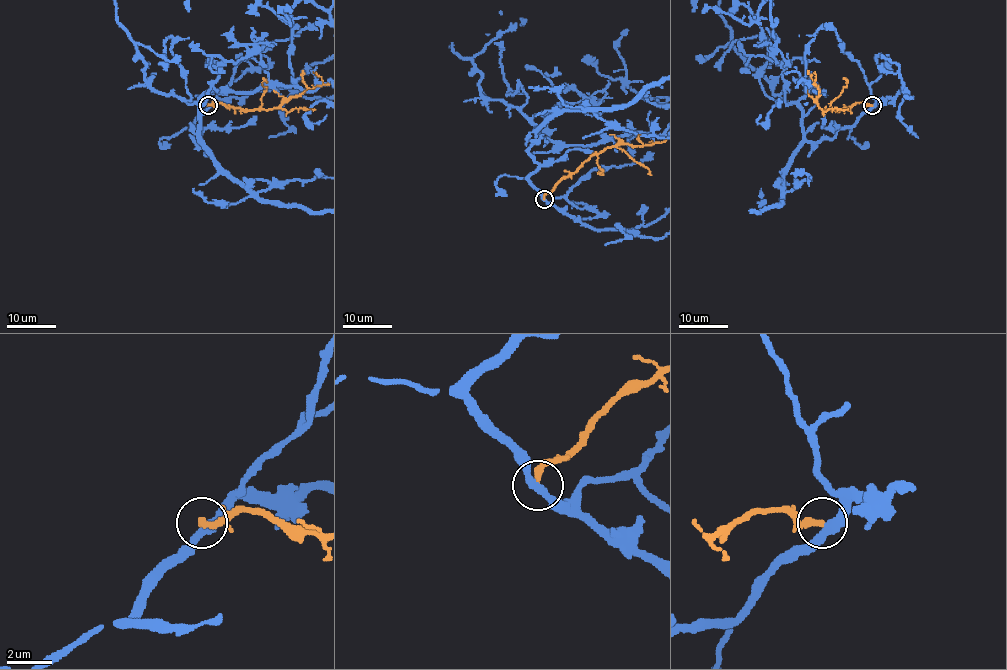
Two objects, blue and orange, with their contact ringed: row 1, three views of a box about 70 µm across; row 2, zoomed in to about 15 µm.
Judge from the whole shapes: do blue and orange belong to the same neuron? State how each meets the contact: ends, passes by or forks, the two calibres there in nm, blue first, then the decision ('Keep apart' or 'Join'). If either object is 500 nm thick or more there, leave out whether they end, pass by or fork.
At the ring blue passes by. At the ring orange ends. Thickness 340 nm (blue) against 320 nm. Keep apart

